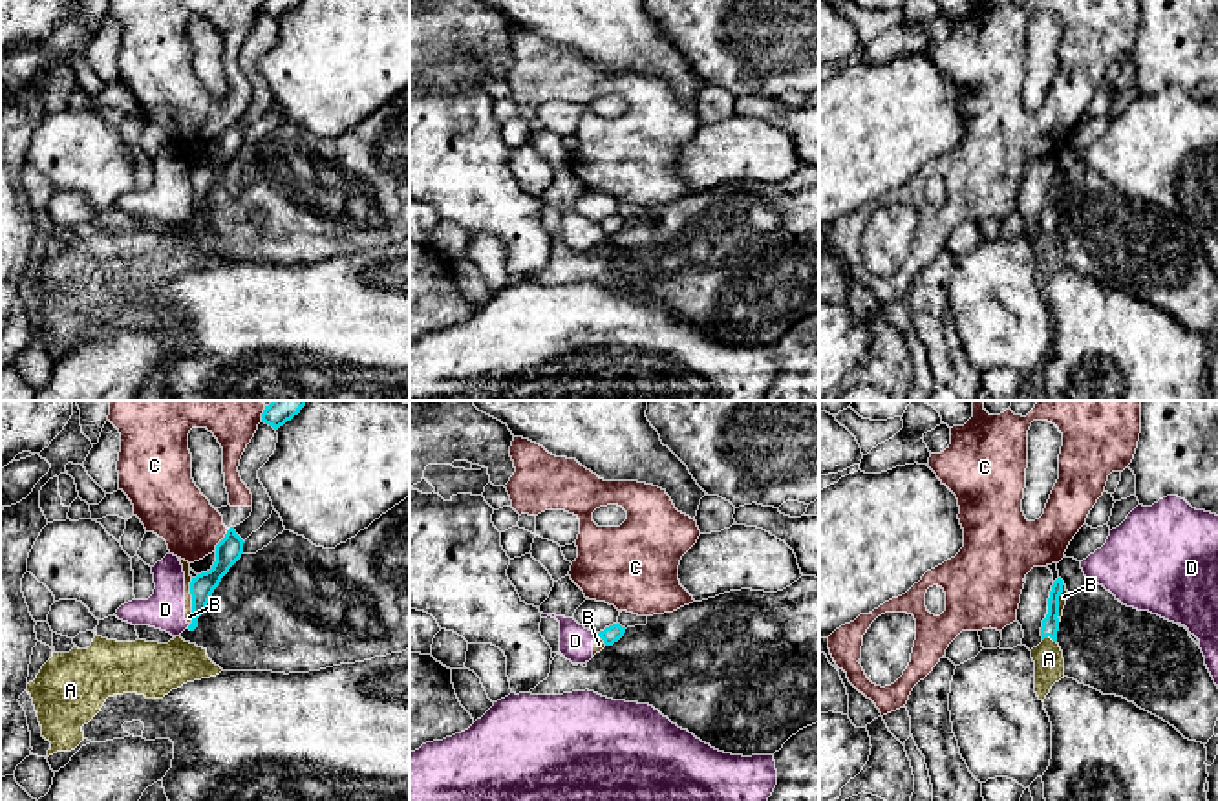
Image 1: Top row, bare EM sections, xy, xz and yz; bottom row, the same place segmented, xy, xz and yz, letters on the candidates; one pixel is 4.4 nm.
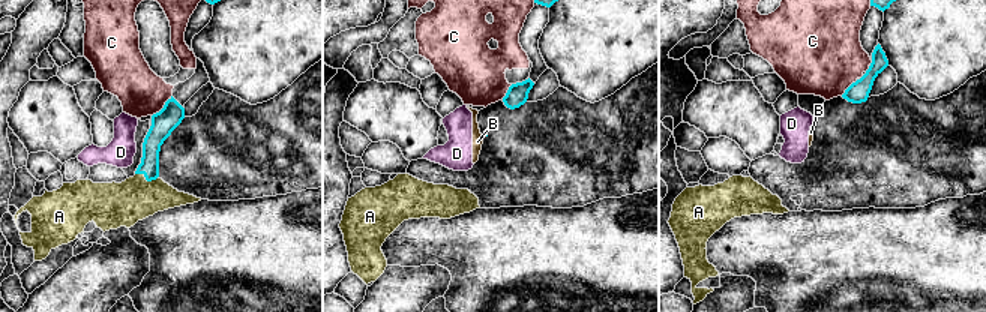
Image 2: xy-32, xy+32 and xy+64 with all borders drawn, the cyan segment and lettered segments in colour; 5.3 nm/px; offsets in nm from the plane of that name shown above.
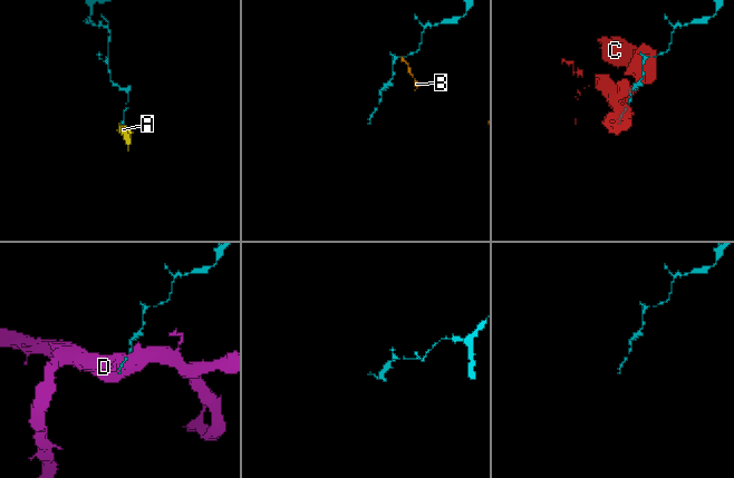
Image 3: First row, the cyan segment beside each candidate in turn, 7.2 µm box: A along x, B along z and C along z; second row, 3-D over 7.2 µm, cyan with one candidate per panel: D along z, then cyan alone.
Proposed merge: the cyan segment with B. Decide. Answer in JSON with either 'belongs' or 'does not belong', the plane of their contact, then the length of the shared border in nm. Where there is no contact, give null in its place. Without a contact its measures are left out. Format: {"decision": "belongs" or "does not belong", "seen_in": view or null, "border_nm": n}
{"decision": "does not belong", "seen_in": "xy", "border_nm": 200}

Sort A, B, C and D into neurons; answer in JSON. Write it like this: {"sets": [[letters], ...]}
{"sets": [["A"], ["B", "D"], ["C"]]}

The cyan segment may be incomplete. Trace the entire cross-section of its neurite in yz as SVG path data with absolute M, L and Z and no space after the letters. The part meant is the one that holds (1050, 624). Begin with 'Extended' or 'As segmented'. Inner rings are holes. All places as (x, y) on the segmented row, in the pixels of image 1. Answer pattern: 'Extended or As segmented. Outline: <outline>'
Extended. Outline: M1057 578L1052 585L1048 598L1048 614L1042 620L1041 636L1042 642L1031 649L1035 662L1035 693L1044 702L1052 686L1064 678L1064 658L1057 644L1059 631L1059 596L1063 593L1063 580Z

